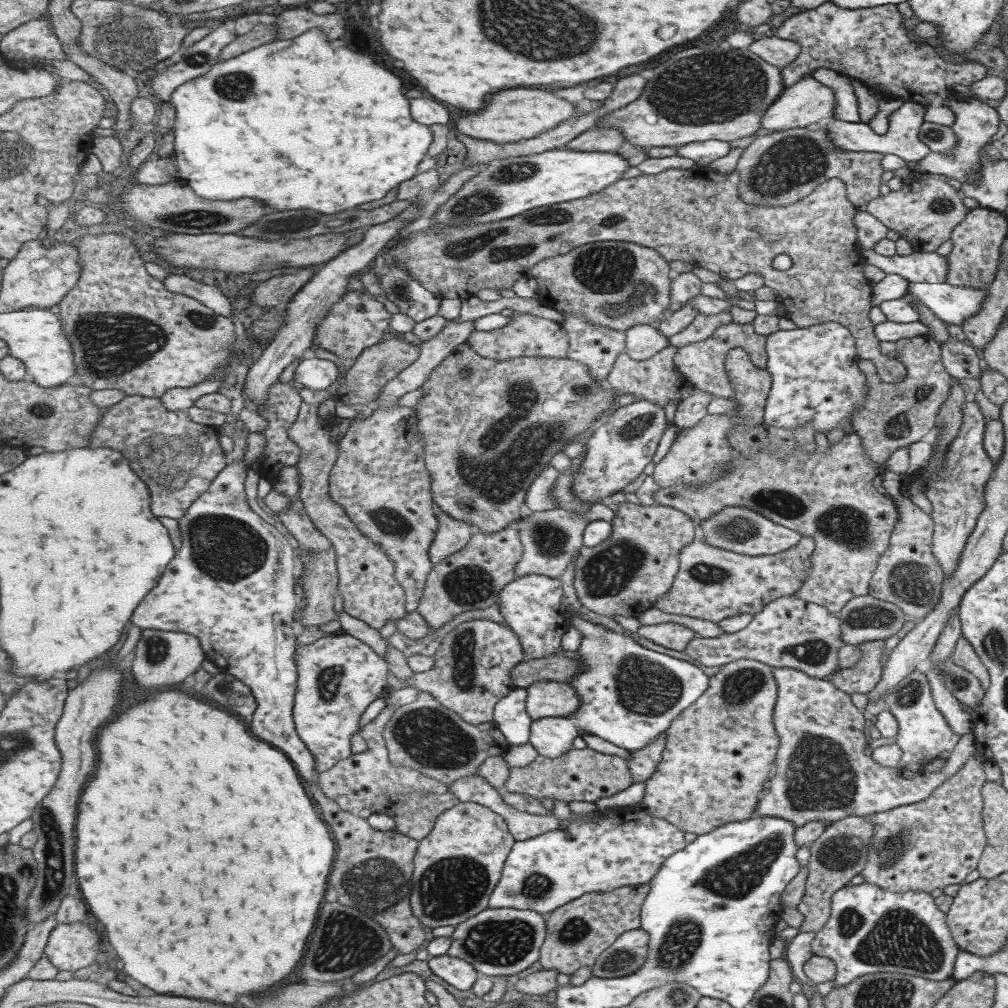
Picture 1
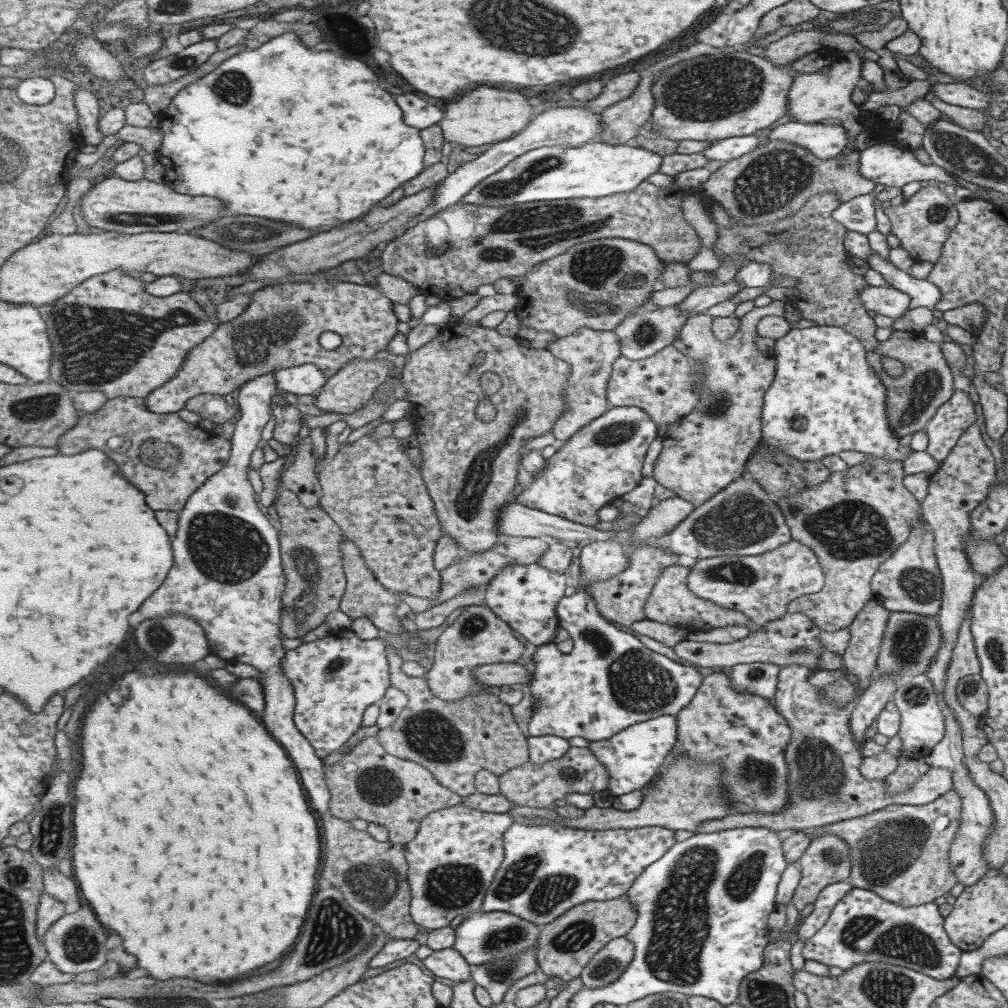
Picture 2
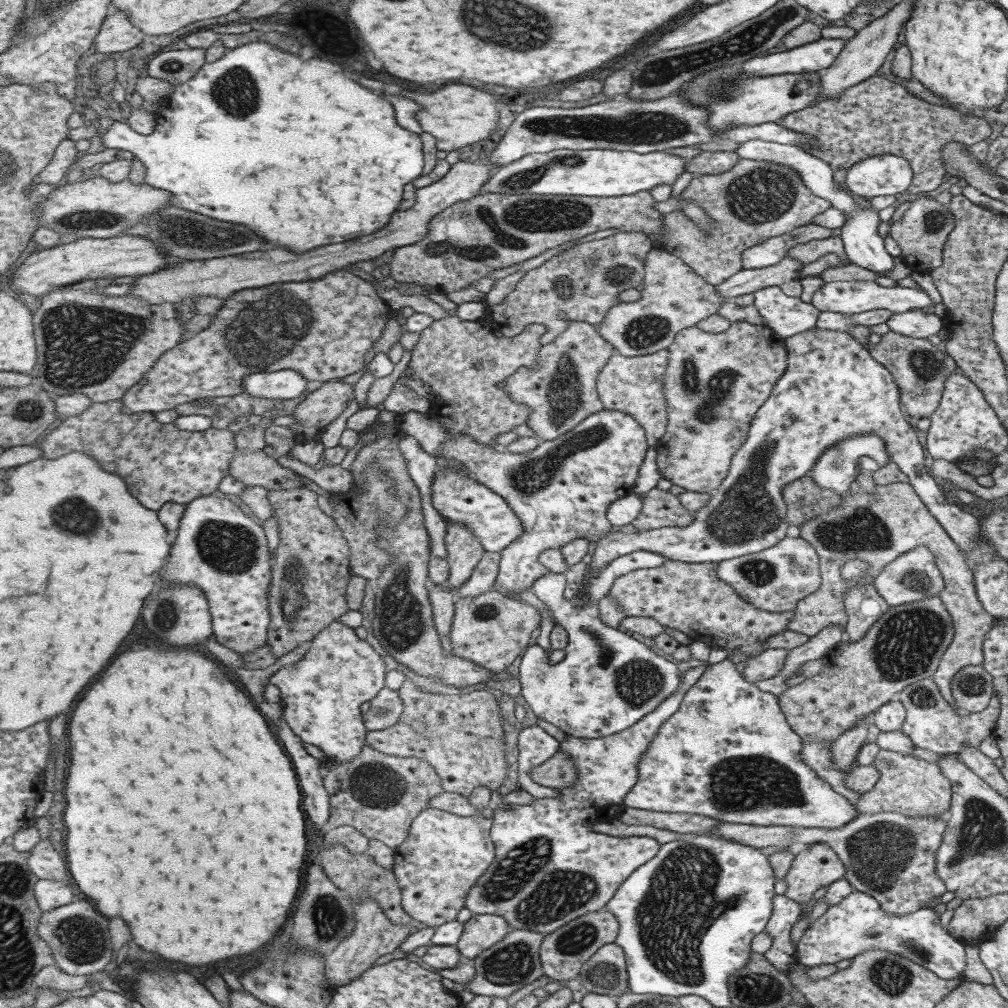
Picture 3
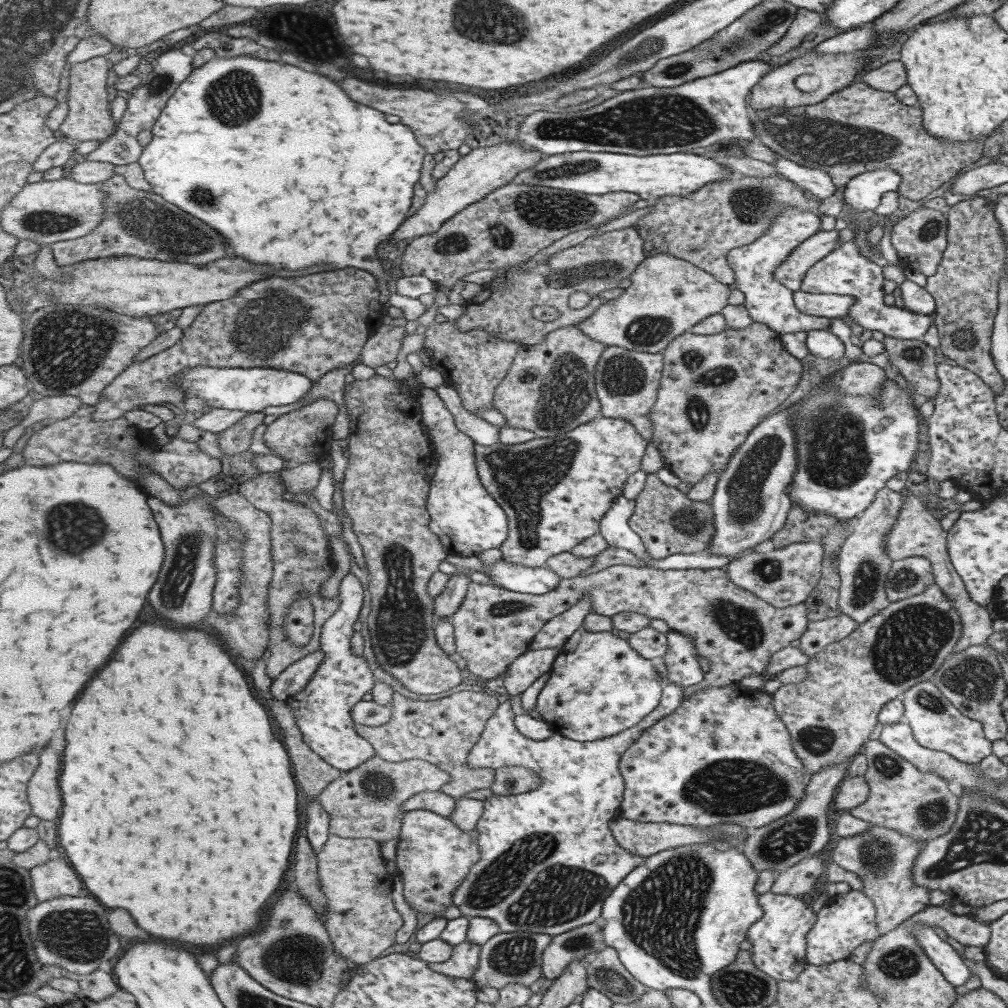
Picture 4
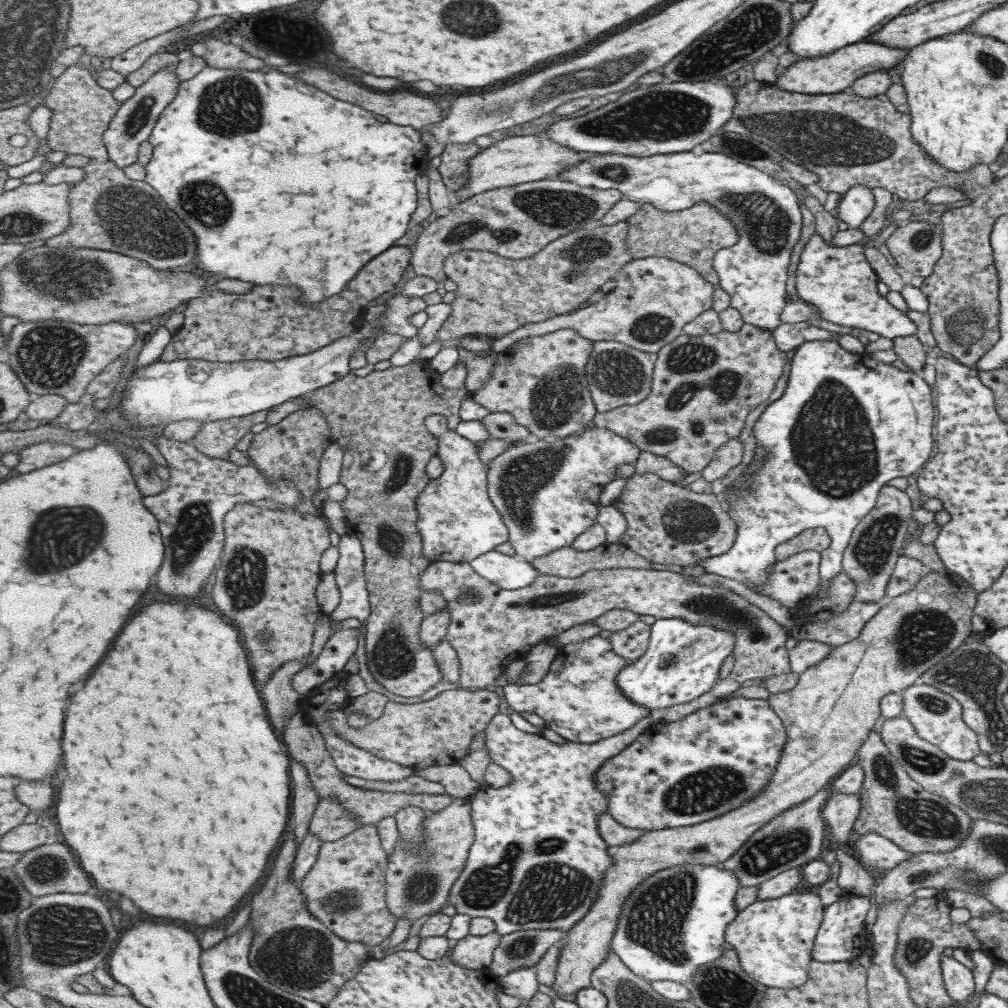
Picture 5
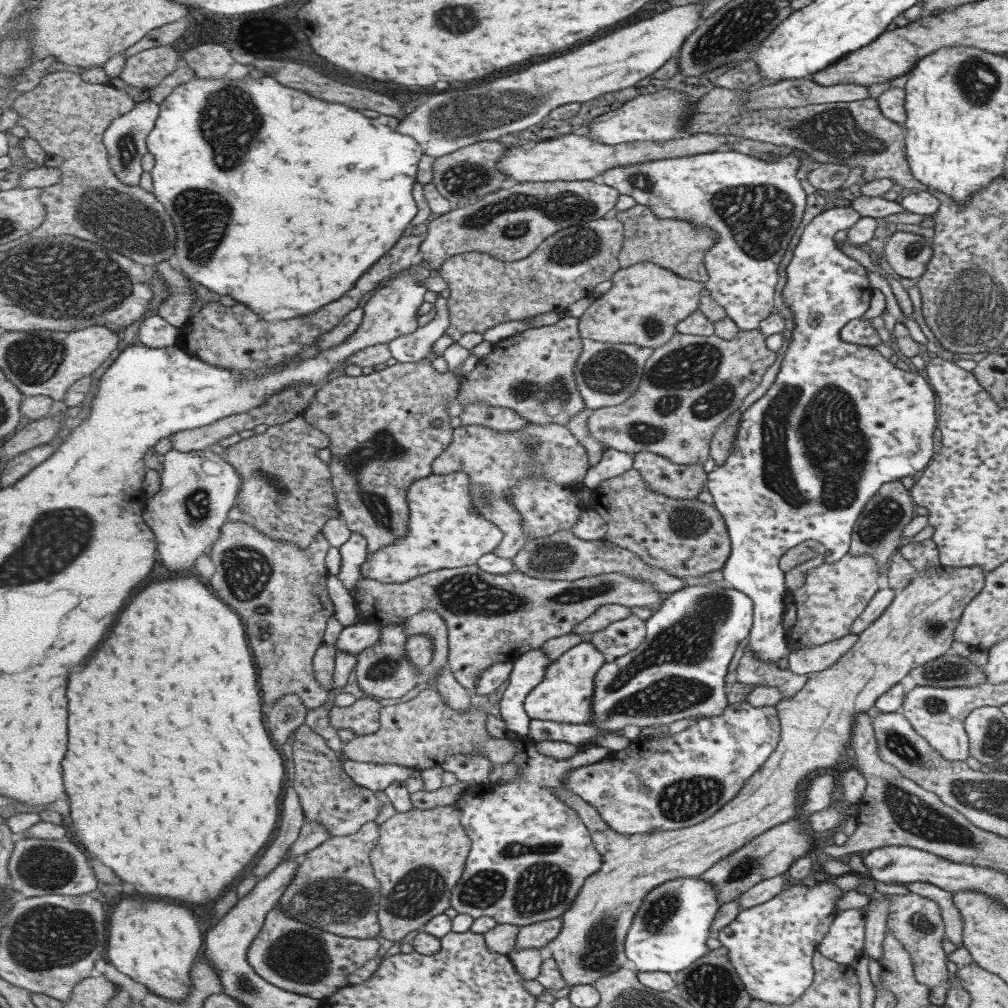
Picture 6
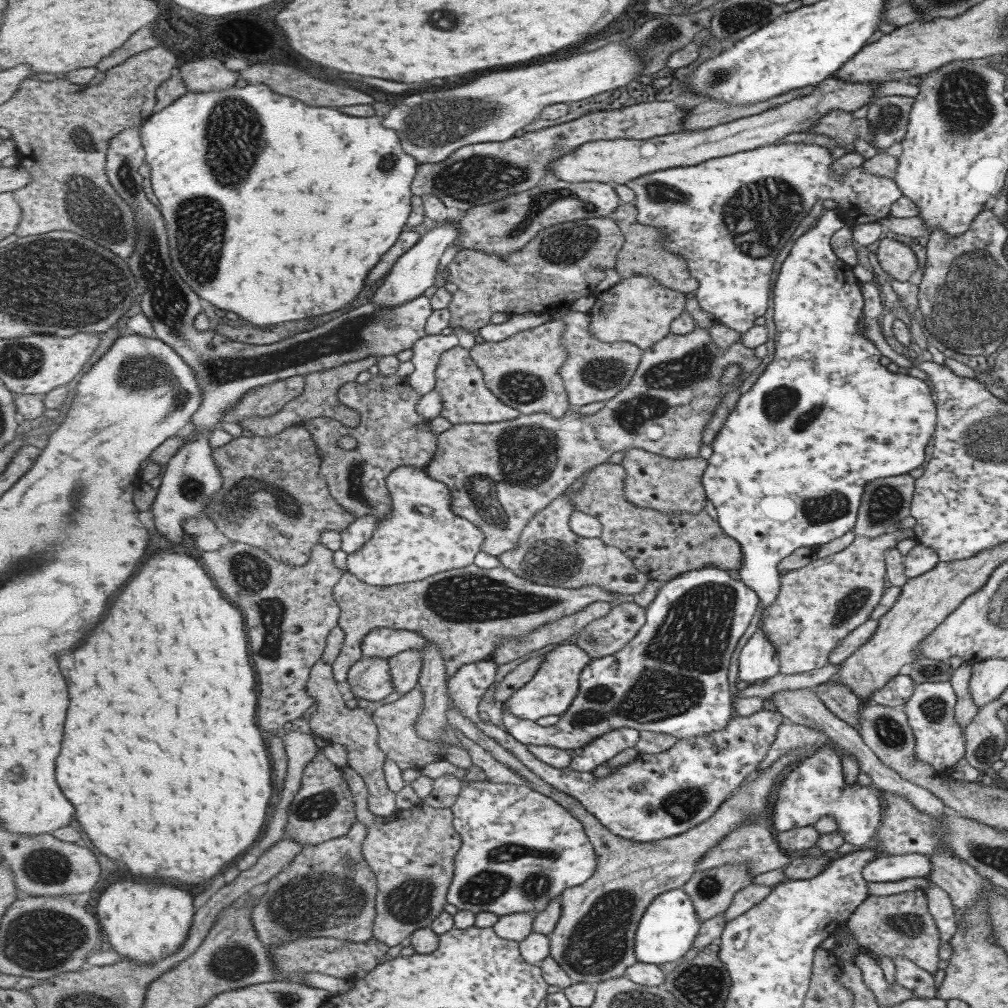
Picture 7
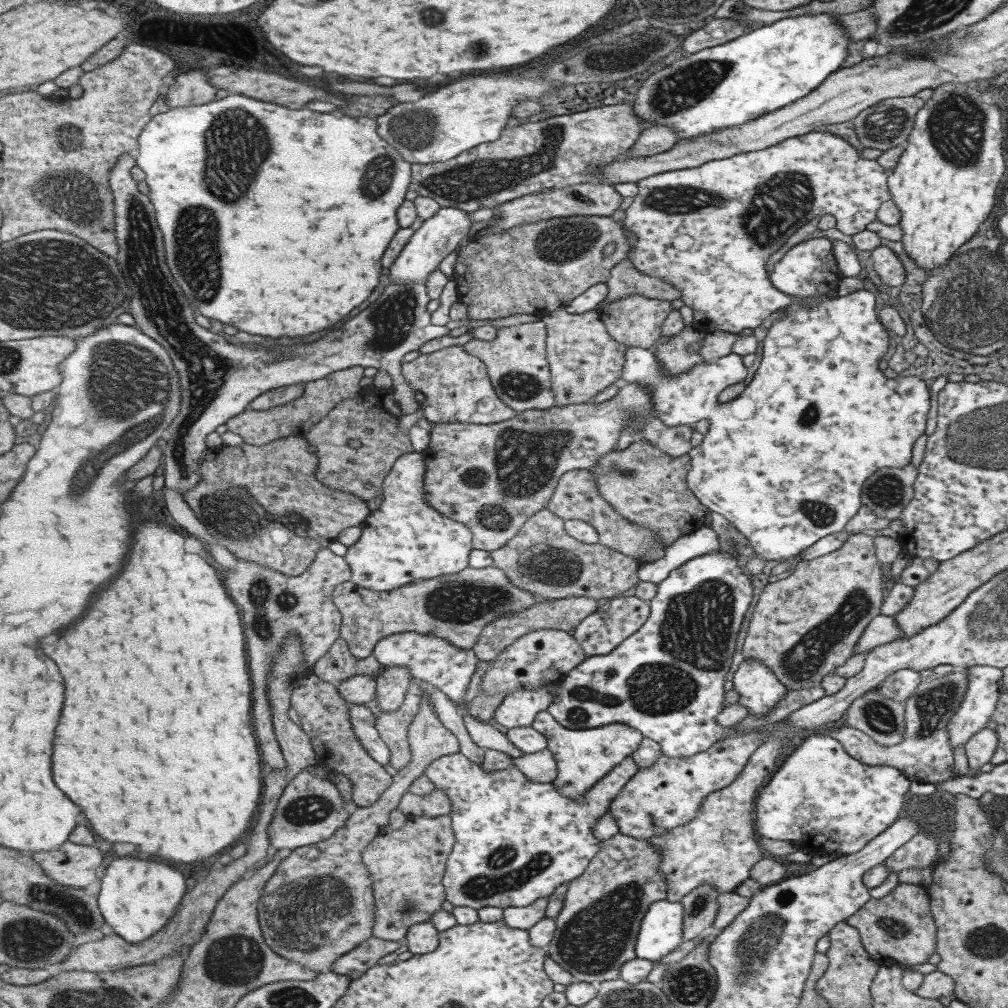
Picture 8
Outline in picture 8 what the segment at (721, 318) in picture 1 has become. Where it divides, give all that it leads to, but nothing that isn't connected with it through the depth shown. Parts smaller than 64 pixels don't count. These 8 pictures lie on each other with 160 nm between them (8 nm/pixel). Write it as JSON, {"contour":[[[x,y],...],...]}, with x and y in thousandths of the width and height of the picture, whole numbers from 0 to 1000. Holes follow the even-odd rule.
{"contour":[[[679,323],[676,329],[664,334],[663,339],[655,341],[647,348],[657,361],[661,372],[674,373],[687,363],[699,360],[692,350],[693,347],[683,347],[688,340],[697,337],[698,333],[699,328],[688,323]],[[622,379],[615,380],[606,397],[594,401],[587,398],[569,402],[554,401],[541,407],[522,407],[514,409],[507,417],[493,421],[433,420],[429,425],[427,442],[421,448],[425,462],[421,486],[424,486],[425,499],[438,510],[468,524],[471,545],[487,548],[499,544],[520,525],[520,520],[530,510],[544,504],[559,470],[567,466],[585,465],[595,459],[596,453],[607,448],[618,430],[616,427],[626,416],[639,417],[639,425],[632,429],[631,436],[645,438],[668,453],[682,451],[687,443],[684,435],[688,423],[660,423],[654,412],[650,412],[651,408],[647,407],[647,400],[648,392],[644,392],[642,383]]]}

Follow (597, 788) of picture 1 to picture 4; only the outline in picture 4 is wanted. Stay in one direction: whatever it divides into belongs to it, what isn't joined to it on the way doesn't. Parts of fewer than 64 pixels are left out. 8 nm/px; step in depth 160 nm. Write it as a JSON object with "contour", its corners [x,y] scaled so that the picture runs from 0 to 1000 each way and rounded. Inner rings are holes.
{"contour":[[[519,760],[496,761],[492,764],[492,775],[487,782],[492,790],[523,788],[527,784],[533,784],[538,777],[538,772],[531,765]]]}

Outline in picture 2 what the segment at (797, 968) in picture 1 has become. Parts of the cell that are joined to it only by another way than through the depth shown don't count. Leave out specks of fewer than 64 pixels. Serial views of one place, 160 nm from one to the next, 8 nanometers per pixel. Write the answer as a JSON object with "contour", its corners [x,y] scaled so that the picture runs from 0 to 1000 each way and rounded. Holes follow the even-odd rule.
{"contour":[[[836,873],[821,877],[818,881],[815,881],[807,895],[807,902],[798,911],[796,918],[791,923],[792,931],[801,933],[806,927],[809,927],[809,924],[813,923],[814,918],[821,912],[828,896],[832,895],[832,892],[838,889],[840,884],[844,883],[844,880],[846,879],[842,877],[842,873]]]}

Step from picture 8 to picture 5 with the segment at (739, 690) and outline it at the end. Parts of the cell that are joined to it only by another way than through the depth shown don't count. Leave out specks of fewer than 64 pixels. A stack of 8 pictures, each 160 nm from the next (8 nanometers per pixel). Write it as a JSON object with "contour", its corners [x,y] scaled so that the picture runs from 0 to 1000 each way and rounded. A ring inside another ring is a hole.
{"contour":[[[852,183],[837,190],[826,211],[830,220],[834,219],[839,226],[852,224],[866,206],[867,198],[863,188]],[[811,231],[803,232],[789,264],[791,296],[806,302],[813,313],[824,321],[856,326],[883,336],[908,332],[906,319],[870,292],[870,274],[858,259],[855,248],[855,241],[831,246],[821,243]],[[805,337],[787,347],[779,391],[763,400],[747,421],[750,442],[760,444],[760,453],[744,476],[742,487],[734,493],[720,487],[716,493],[723,508],[731,514],[729,535],[723,546],[711,553],[694,556],[699,568],[722,573],[735,579],[756,579],[770,557],[768,546],[797,526],[815,523],[822,531],[822,540],[813,548],[812,560],[813,586],[817,592],[825,573],[835,564],[835,550],[849,520],[864,506],[872,485],[884,474],[904,472],[924,450],[924,419],[926,403],[924,387],[914,372],[894,368],[858,350],[844,351],[828,338]]]}

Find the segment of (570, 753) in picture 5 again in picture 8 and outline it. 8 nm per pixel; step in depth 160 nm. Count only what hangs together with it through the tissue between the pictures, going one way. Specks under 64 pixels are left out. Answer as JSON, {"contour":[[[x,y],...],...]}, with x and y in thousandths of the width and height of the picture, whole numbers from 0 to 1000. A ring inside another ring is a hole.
{"contour":[[[457,746],[431,755],[421,769],[433,777],[433,782],[438,782],[445,789],[449,797],[446,806],[448,820],[452,827],[452,838],[445,848],[444,865],[440,870],[443,893],[451,900],[464,899],[473,903],[525,899],[537,890],[546,890],[558,877],[579,870],[588,851],[597,842],[597,835],[590,828],[591,817],[633,763],[626,750],[620,751],[586,784],[574,793],[566,793],[561,786],[553,785],[549,776],[526,774],[511,760],[491,766],[481,765],[478,758],[469,756]]]}

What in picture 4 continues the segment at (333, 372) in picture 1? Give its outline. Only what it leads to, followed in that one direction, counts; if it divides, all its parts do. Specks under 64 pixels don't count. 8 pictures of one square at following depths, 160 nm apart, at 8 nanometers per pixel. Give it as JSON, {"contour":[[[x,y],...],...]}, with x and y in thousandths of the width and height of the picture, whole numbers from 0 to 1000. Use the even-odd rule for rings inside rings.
{"contour":[[[200,363],[188,366],[179,373],[185,395],[202,396],[205,405],[259,409],[265,403],[285,403],[297,399],[312,379],[302,371],[270,365],[217,365]]]}

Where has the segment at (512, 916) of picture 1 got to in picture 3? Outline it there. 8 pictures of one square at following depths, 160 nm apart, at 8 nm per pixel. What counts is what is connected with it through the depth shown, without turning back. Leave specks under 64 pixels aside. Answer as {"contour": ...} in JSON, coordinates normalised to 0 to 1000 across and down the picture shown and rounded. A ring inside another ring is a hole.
{"contour":[[[468,907],[461,916],[454,941],[461,950],[471,952],[478,944],[497,935],[508,923],[502,911],[491,907]]]}

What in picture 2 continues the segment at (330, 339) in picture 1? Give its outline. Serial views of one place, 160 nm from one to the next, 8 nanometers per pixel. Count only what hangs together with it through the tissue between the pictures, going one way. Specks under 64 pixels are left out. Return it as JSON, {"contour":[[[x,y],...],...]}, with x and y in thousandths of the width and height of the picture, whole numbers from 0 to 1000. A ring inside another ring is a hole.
{"contour":[[[315,272],[315,275],[304,280],[275,282],[252,290],[249,302],[246,302],[237,315],[220,321],[209,334],[188,348],[187,357],[180,362],[178,370],[168,378],[168,381],[160,383],[146,393],[144,399],[147,406],[160,411],[178,409],[184,405],[188,395],[192,393],[229,391],[260,371],[302,361],[313,361],[320,371],[327,375],[353,355],[372,355],[374,351],[381,349],[386,339],[398,328],[388,298],[380,294],[375,285],[328,279],[326,275]],[[326,328],[336,331],[339,340],[333,346],[322,347],[316,341],[316,335],[320,329]]]}

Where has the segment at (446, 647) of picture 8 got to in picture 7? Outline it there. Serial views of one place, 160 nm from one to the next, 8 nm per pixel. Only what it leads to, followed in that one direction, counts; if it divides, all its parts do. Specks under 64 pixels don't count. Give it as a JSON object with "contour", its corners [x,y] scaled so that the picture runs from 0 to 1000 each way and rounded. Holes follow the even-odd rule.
{"contour":[[[373,623],[372,625],[369,625],[363,632],[362,632],[362,635],[360,635],[360,649],[362,652],[378,652],[378,653],[390,653],[391,651],[394,651],[395,649],[398,649],[399,647],[402,647],[403,645],[406,645],[407,643],[415,643],[415,645],[420,645],[420,650],[421,650],[421,646],[423,645],[423,641],[425,641],[425,635],[420,631],[420,630],[417,630],[415,627],[410,627],[409,625],[392,625],[391,623]],[[478,655],[457,661],[450,670],[444,669],[444,686],[448,694],[448,700],[452,700],[465,714],[468,714],[483,730],[487,730],[494,738],[515,752],[523,762],[531,766],[541,776],[554,782],[557,786],[568,790],[574,794],[588,809],[590,809],[609,828],[623,831],[630,835],[654,834],[659,831],[670,830],[694,815],[701,813],[711,802],[724,790],[745,767],[757,756],[759,747],[765,742],[771,721],[778,714],[770,705],[757,705],[756,703],[741,710],[727,709],[721,715],[719,723],[699,727],[699,729],[671,735],[666,742],[652,748],[636,748],[623,758],[611,762],[606,768],[598,772],[590,772],[588,766],[575,766],[566,762],[551,763],[532,752],[521,738],[511,734],[505,726],[495,722],[486,715],[479,716],[475,710],[475,698],[483,685],[491,678],[493,673],[493,659],[489,655]]]}

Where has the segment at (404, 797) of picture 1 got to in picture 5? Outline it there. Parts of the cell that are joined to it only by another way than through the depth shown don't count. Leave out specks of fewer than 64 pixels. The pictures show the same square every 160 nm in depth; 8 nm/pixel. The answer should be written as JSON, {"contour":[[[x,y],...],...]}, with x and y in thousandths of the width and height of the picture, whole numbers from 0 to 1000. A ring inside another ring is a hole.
{"contour":[[[432,759],[412,763],[412,770],[435,776],[441,781],[442,787],[452,792],[468,792],[478,781],[476,776],[456,759]],[[334,789],[318,793],[313,805],[306,825],[313,827],[319,835],[332,835],[344,830],[350,824],[362,819],[357,817],[347,806],[338,799]]]}

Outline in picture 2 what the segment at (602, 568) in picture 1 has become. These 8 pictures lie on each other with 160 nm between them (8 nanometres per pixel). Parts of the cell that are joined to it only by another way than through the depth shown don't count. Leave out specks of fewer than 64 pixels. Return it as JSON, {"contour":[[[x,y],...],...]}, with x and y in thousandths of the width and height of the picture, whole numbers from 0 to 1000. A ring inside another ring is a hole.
{"contour":[[[665,493],[655,497],[643,505],[643,509],[633,519],[628,521],[627,528],[622,529],[623,536],[620,550],[623,561],[614,568],[609,569],[604,575],[585,577],[581,581],[591,593],[595,608],[607,617],[624,621],[627,617],[639,613],[640,597],[644,593],[651,573],[663,562],[671,561],[673,552],[666,546],[656,546],[654,542],[647,542],[648,536],[655,536],[664,530],[688,505],[689,501],[674,493]]]}

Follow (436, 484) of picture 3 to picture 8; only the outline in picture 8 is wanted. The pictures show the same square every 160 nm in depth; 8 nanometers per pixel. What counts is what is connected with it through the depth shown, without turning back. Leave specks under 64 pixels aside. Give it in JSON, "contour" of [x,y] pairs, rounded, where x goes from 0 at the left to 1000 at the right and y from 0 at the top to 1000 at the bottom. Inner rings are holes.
{"contour":[[[404,449],[393,456],[393,460],[381,476],[380,498],[358,521],[362,524],[361,530],[354,540],[344,544],[342,550],[349,563],[349,576],[353,581],[376,587],[388,587],[412,576],[449,570],[465,563],[470,545],[469,526],[461,519],[438,510],[432,502],[425,499],[424,486],[421,486],[424,464],[421,449]]]}

